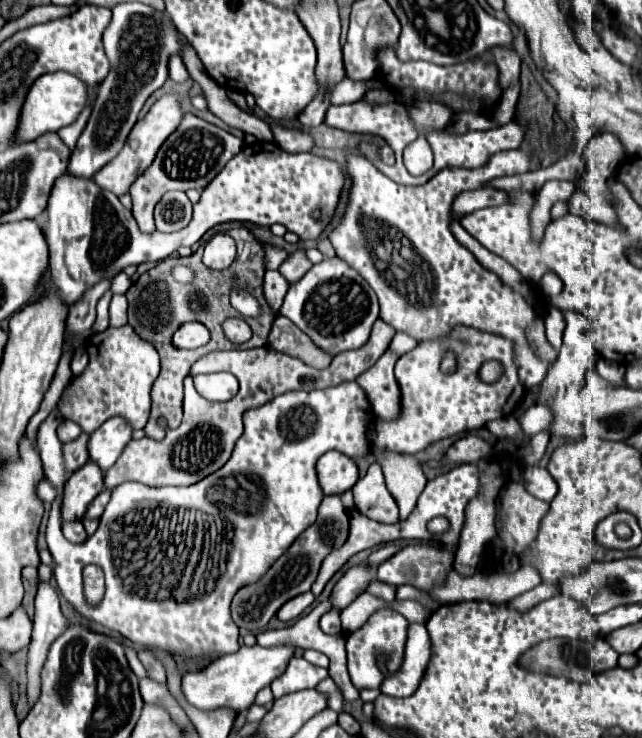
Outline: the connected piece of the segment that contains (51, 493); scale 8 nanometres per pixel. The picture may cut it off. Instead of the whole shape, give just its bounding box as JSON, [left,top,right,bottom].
[38,480,56,502]

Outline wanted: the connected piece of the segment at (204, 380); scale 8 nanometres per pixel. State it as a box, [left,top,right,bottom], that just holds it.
[194,372,238,402]

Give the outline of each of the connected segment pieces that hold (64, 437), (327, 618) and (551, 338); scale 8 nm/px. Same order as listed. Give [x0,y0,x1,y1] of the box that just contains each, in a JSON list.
[[58,420,80,442],[320,610,340,634],[544,306,566,350]]

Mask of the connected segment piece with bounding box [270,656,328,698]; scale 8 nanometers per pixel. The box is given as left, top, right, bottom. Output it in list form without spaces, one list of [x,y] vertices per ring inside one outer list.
[[[294,656],[290,660],[286,672],[280,678],[276,678],[270,684],[270,688],[272,688],[274,698],[280,698],[280,696],[290,694],[290,692],[298,692],[298,690],[304,690],[304,688],[314,688],[324,678],[328,678],[326,668],[318,668],[310,662],[306,662],[304,658]]]

